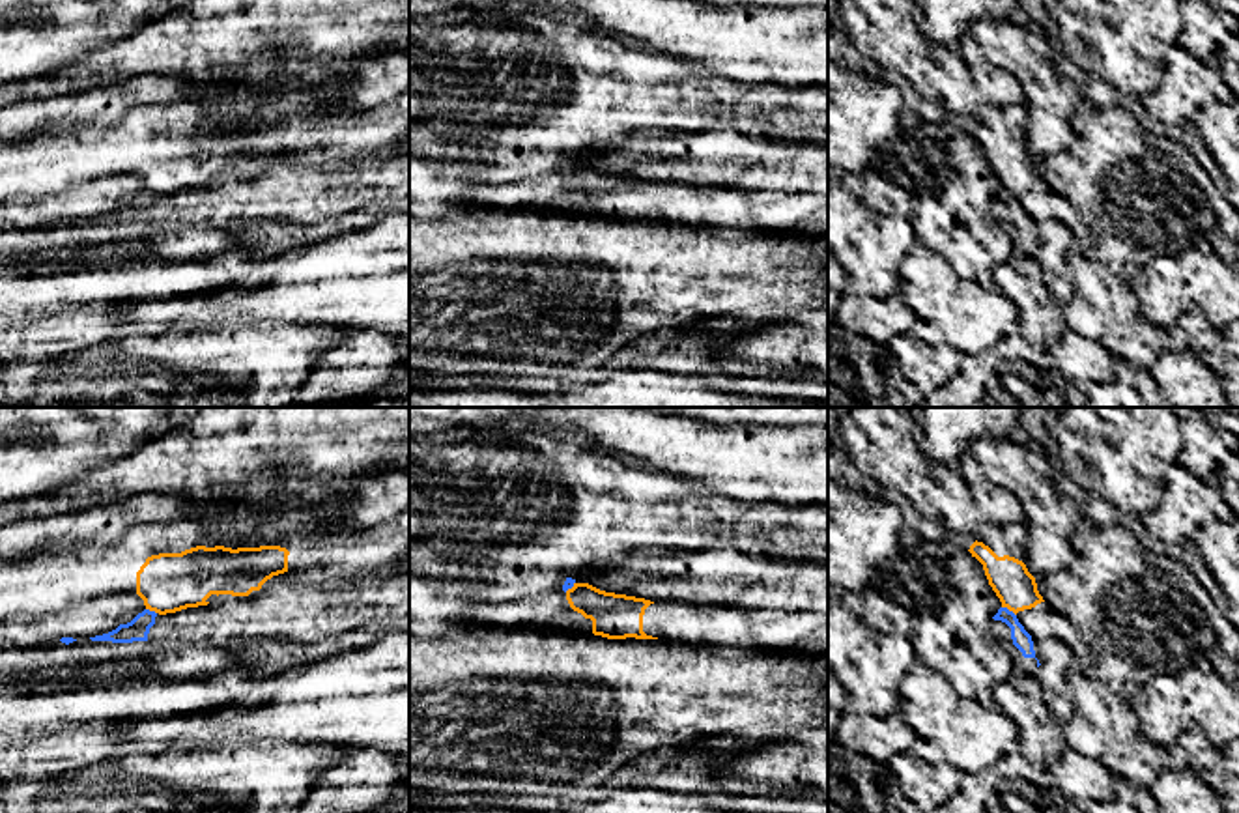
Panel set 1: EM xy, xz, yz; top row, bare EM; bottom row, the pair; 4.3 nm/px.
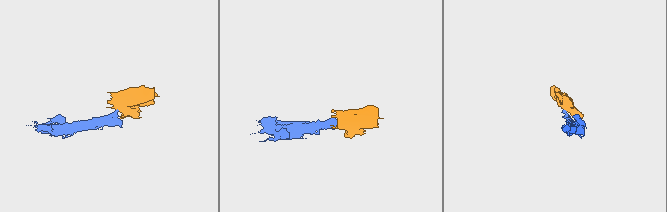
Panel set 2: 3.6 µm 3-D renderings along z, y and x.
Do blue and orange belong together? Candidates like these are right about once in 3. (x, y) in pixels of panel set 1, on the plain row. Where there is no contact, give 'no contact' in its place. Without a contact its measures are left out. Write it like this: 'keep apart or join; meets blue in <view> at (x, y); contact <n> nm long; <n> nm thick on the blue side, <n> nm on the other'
keep apart; meets blue in yz at (1008, 191); contact 80 nm long; 80 nm thick on the blue side, 170 nm on the other

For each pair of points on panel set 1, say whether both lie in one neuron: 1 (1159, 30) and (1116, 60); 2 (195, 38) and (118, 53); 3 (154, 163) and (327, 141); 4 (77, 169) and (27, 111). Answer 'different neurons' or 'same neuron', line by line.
1: same neuron
2: same neuron
3: same neuron
4: different neurons

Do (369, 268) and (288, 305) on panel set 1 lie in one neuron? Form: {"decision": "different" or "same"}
{"decision": "same"}

